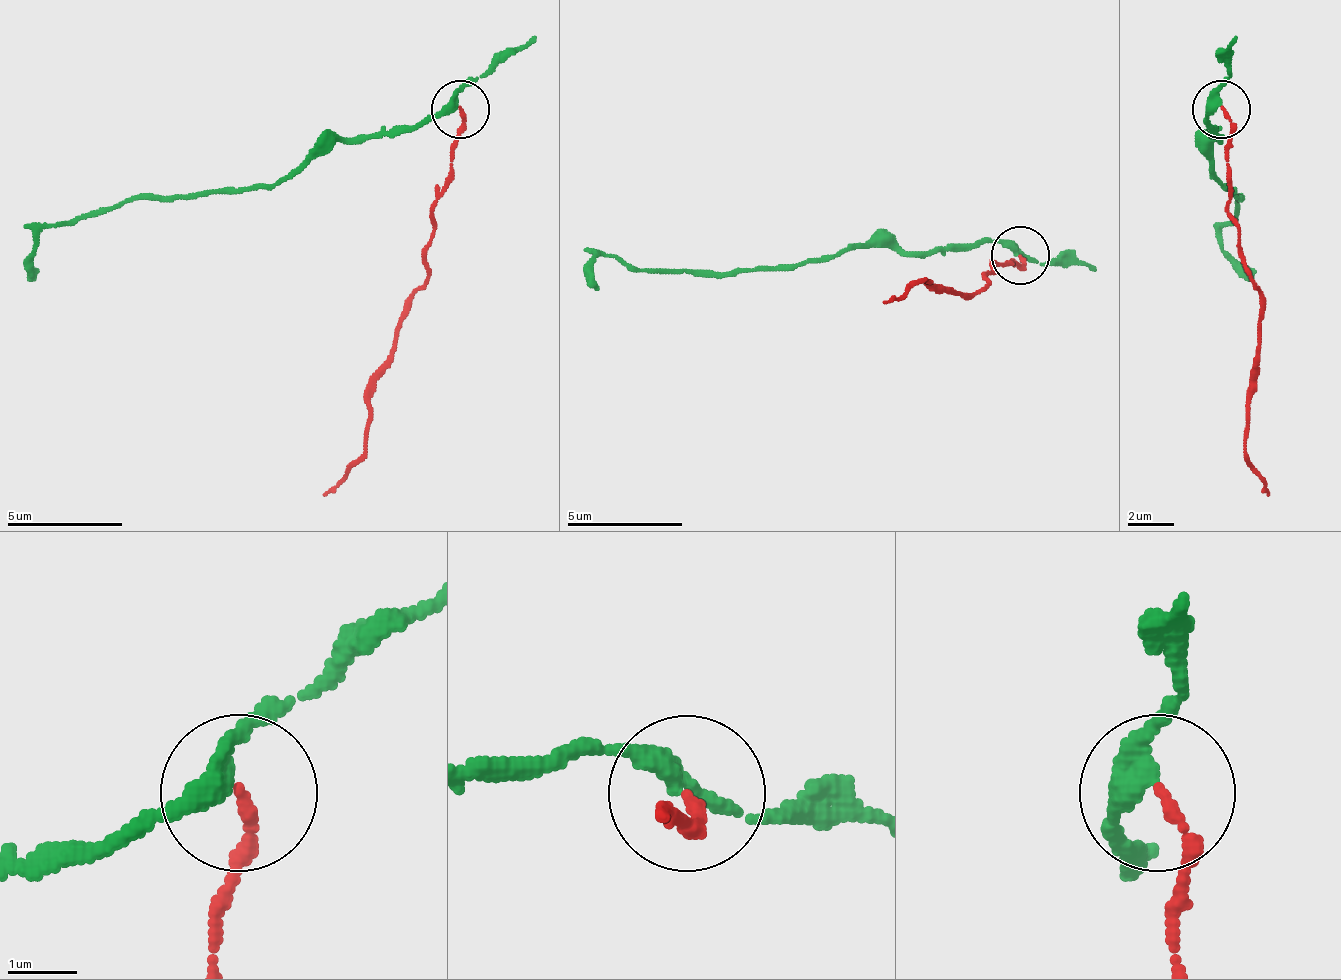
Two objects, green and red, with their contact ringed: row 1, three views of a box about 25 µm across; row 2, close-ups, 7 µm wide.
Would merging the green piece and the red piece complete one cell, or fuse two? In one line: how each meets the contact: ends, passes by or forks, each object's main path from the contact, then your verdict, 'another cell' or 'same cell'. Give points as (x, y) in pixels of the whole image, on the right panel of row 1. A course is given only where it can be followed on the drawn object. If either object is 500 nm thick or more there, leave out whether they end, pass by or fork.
green passes by; red ends there; green runs (1223, 104), (1205, 116), (1217, 128), (1211, 145), (1211, 168), (1240, 197), (1223, 226), (1223, 250), (1252, 279); red runs (1223, 110), (1229, 220), (1258, 296), (1258, 366), (1246, 401), (1246, 453), (1269, 494); another cell

